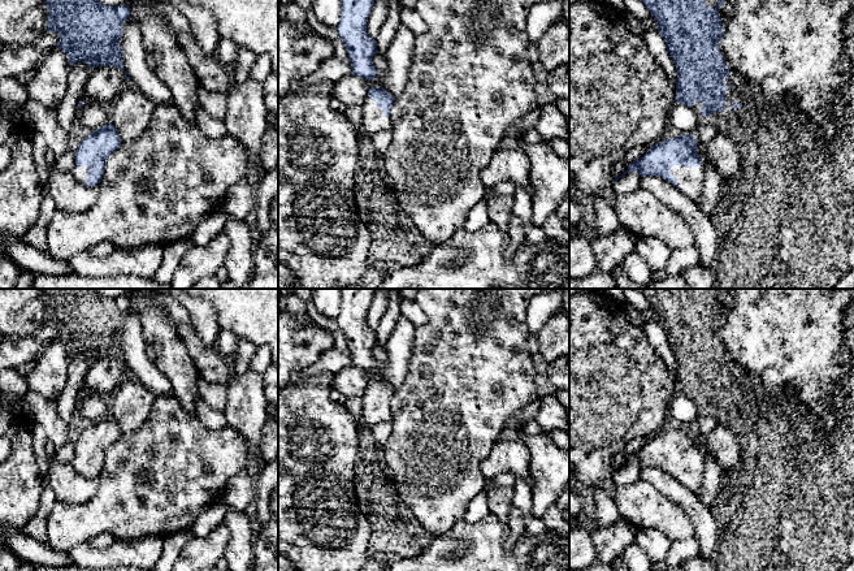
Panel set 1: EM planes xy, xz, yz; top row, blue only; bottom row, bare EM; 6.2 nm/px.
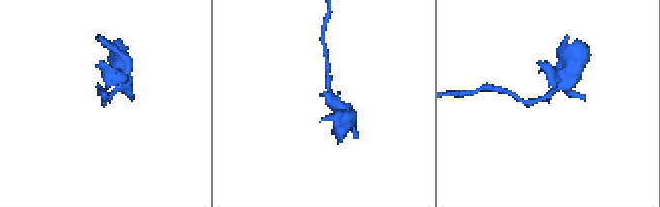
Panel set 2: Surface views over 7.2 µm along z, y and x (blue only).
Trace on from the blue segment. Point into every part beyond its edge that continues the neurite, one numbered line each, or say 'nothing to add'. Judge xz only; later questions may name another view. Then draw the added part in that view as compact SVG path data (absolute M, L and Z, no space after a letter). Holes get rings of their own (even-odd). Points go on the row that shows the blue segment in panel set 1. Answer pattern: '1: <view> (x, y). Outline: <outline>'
1: xz (373, 120). Outline: M367 98L363 103L363 122L360 133L373 135L378 131L391 131L393 121L390 116L383 114L383 109L377 107L373 98Z

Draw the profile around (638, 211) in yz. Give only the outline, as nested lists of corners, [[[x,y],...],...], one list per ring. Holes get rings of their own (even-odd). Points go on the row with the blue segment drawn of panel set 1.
[[[638,187],[616,195],[615,213],[634,237],[655,237],[672,251],[694,246],[694,237],[681,215]]]

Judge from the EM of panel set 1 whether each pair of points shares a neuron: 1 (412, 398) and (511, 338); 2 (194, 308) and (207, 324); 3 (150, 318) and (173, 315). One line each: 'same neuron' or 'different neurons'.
1: same neuron
2: same neuron
3: different neurons

